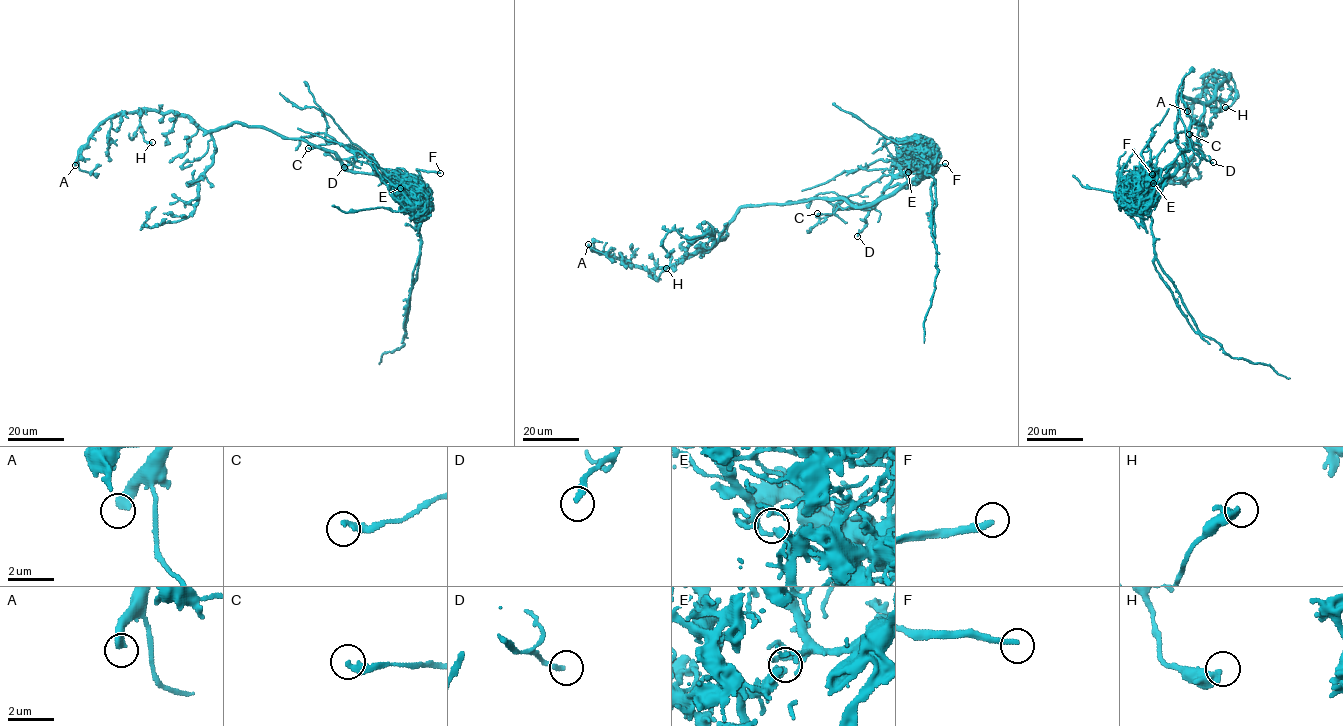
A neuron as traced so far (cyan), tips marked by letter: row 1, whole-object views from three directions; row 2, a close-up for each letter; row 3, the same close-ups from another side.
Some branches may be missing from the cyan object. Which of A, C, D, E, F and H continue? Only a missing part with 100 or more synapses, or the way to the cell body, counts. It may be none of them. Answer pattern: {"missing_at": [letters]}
{"missing_at": ["A", "F"]}

